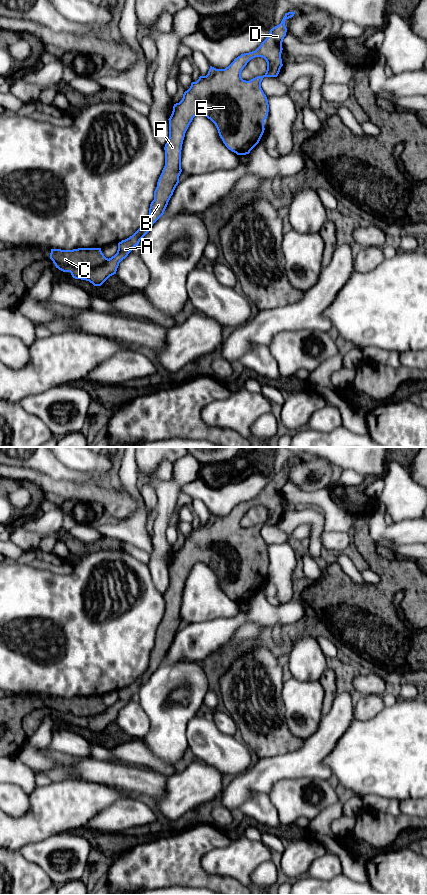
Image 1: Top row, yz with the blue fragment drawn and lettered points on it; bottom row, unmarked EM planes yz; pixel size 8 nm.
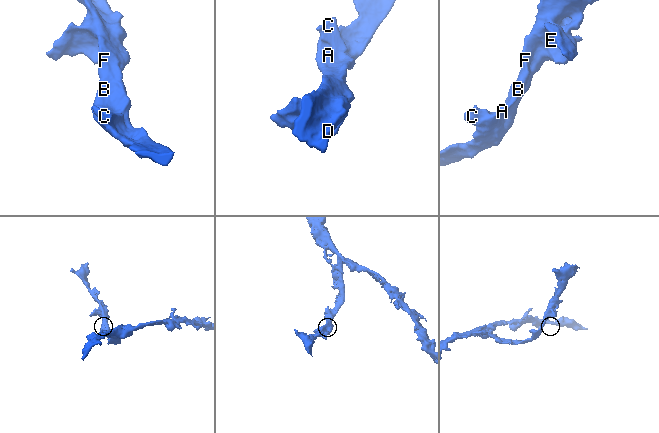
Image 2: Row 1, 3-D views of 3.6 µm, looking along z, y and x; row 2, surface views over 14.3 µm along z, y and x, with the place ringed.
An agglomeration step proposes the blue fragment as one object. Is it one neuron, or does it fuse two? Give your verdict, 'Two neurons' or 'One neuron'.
Two neurons

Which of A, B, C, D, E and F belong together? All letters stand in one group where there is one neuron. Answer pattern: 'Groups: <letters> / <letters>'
Groups: A B D E F / C

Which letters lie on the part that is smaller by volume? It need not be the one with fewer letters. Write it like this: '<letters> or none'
C

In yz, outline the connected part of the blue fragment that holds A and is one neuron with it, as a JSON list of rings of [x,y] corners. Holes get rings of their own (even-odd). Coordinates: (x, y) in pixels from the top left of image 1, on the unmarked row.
[[[295,459],[286,461],[281,471],[270,478],[267,486],[255,499],[241,502],[225,517],[210,514],[206,524],[200,524],[196,530],[191,531],[182,548],[174,552],[168,567],[169,586],[164,595],[165,614],[158,627],[145,671],[132,684],[119,690],[117,701],[103,713],[71,719],[73,726],[101,734],[110,724],[116,722],[119,711],[138,694],[140,688],[164,662],[182,620],[181,598],[185,581],[196,563],[201,562],[210,567],[225,594],[237,603],[249,602],[259,591],[265,578],[264,568],[269,560],[261,530],[264,525],[277,525],[283,514],[281,501],[287,480],[285,469],[294,462]],[[255,505],[266,508],[266,521],[250,529],[243,528],[242,518]]]

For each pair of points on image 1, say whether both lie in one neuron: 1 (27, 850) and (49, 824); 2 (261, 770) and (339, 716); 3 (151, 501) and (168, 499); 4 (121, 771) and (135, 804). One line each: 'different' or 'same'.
1: different
2: same
3: different
4: different

